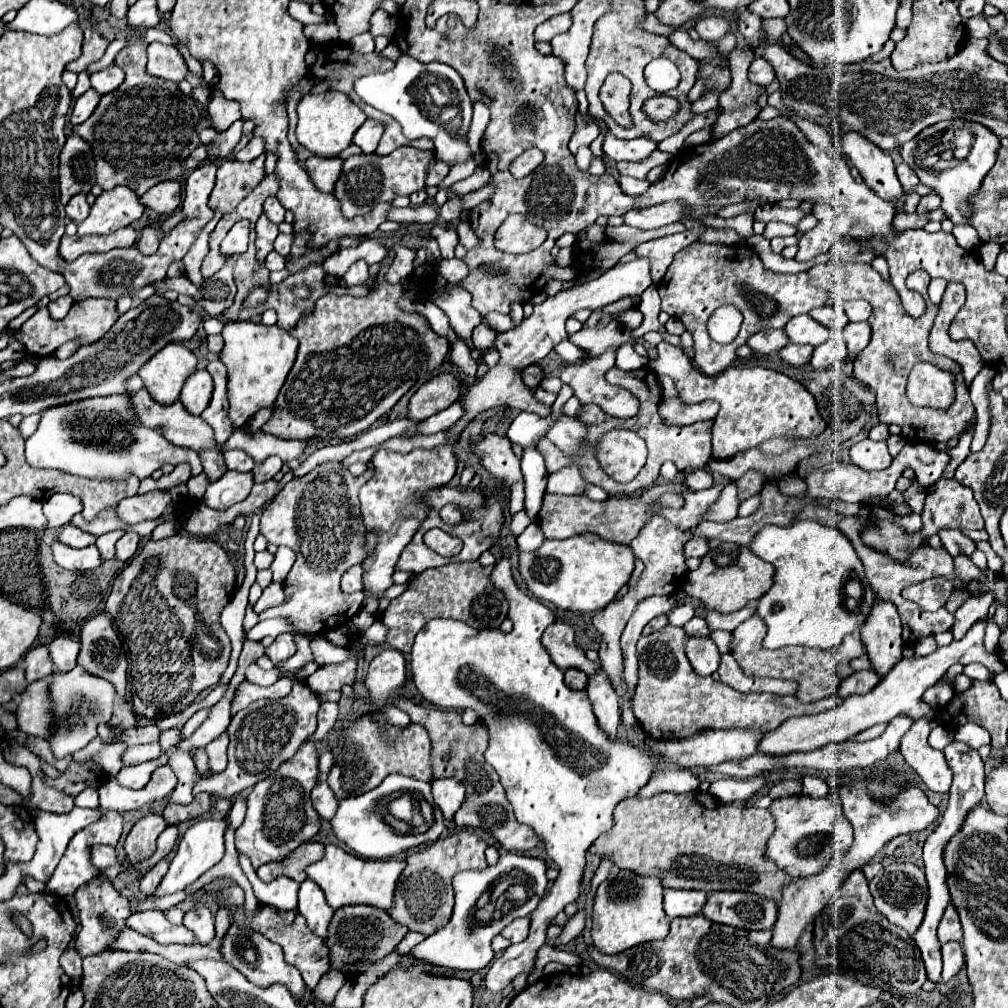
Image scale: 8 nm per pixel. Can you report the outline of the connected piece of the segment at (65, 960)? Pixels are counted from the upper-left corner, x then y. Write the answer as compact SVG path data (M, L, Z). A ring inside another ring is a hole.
M70 944L68 946L68 950L64 952L64 956L62 956L62 968L66 970L66 974L74 980L74 982L80 982L80 978L82 978L82 960L78 960L80 956L74 952L74 946Z

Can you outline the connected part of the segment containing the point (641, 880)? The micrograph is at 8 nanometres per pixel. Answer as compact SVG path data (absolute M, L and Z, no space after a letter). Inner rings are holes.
M614 870L600 886L594 898L594 946L604 954L618 954L636 944L664 938L670 928L670 920L662 908L664 888L658 876L638 876L628 870Z

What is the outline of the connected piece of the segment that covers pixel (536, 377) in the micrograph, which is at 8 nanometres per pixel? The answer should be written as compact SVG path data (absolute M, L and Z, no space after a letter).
M536 364L528 366L522 372L522 379L524 383L531 388L538 387L544 376L542 369Z

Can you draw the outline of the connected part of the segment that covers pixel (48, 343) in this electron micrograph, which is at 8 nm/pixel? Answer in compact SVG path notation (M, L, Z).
M86 298L82 302L74 302L68 316L64 320L52 320L50 314L48 314L48 308L38 308L36 314L32 318L28 318L24 322L22 328L18 328L14 334L12 334L12 340L20 342L26 356L32 356L32 358L46 358L52 355L60 344L72 340L72 338L80 338L83 340L82 346L90 344L90 342L96 342L98 338L102 338L110 328L112 324L118 320L118 312L116 312L116 304L114 300L104 300L104 298Z

